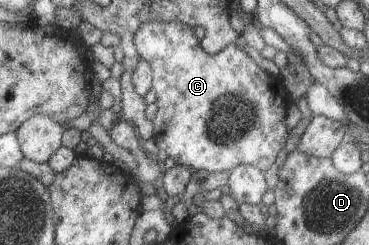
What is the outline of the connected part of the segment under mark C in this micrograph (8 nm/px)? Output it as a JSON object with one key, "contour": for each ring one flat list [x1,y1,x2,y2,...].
{"contour":[[183,20,148,22,136,34,135,44,142,58,152,64,158,108,153,119,153,140,159,149,166,151,177,165,188,166,194,172,204,169,230,173,242,164,256,166,264,172,272,168,291,132,288,112,292,112,293,101,282,78,269,75,236,44,228,44,219,54,208,53,206,42,200,42,194,28]]}

